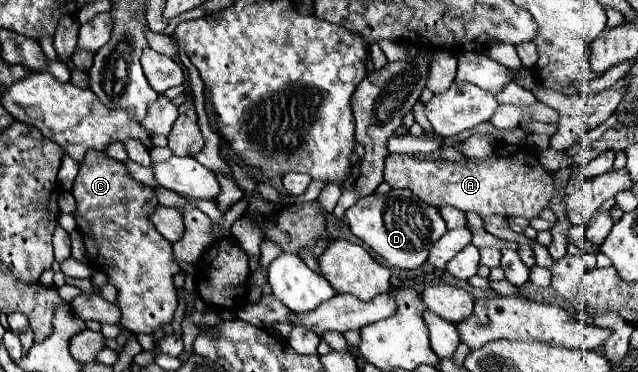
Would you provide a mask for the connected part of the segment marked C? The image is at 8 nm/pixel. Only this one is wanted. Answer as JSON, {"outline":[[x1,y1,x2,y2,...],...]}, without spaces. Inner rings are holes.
{"outline":[[90,150,90,152,86,152,86,158,80,164,80,172,76,176,72,196,76,198,74,218,78,224,78,232,84,238,86,254,94,262,96,270,106,272,108,282,112,286,116,286,116,290,120,292,118,302,116,302,116,306,122,310,120,324,134,334,152,334,156,328,172,322,179,301,172,278,174,278,174,274,182,272,182,268,178,266,178,262,172,256,172,244,152,226,150,214,158,206,154,190,148,188,146,184,136,182,130,176,126,164,106,156,104,152]]}

